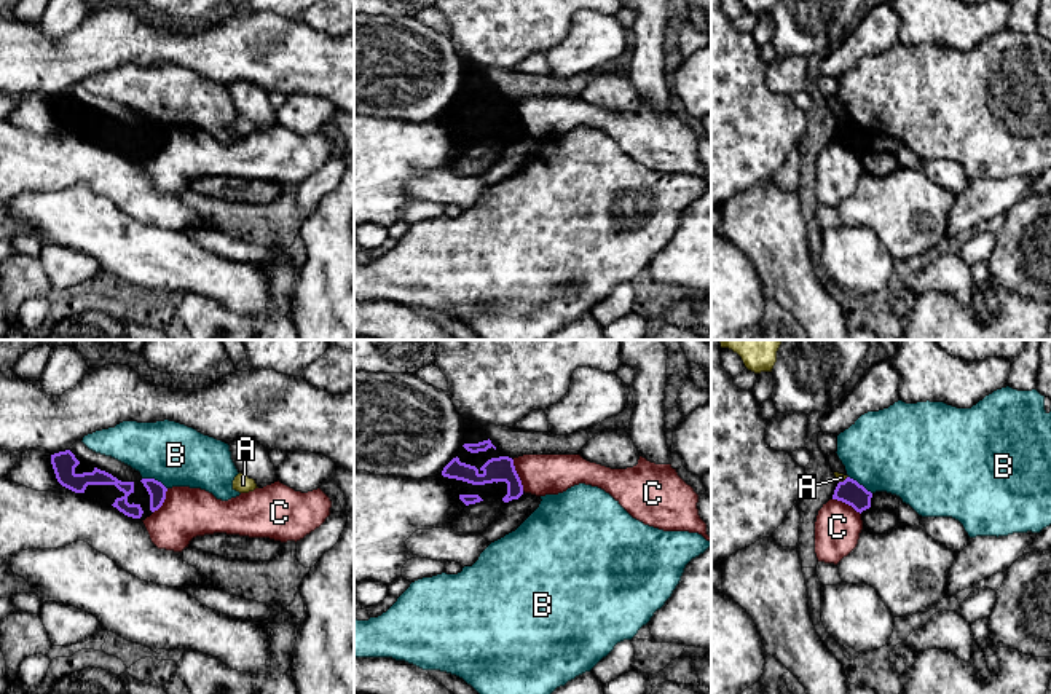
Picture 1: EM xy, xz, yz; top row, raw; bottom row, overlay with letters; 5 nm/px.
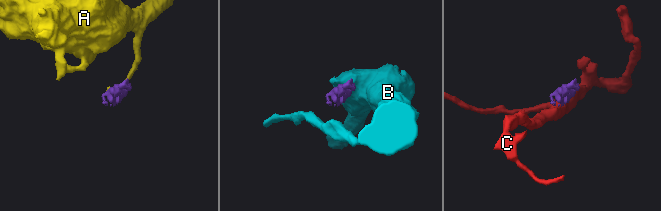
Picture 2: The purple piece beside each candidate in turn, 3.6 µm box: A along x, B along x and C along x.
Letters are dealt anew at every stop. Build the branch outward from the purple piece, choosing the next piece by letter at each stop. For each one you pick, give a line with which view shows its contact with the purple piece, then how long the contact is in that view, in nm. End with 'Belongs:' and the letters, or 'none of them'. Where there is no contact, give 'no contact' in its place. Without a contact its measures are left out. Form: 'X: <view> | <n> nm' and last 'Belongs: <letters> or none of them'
Belongs: none of them

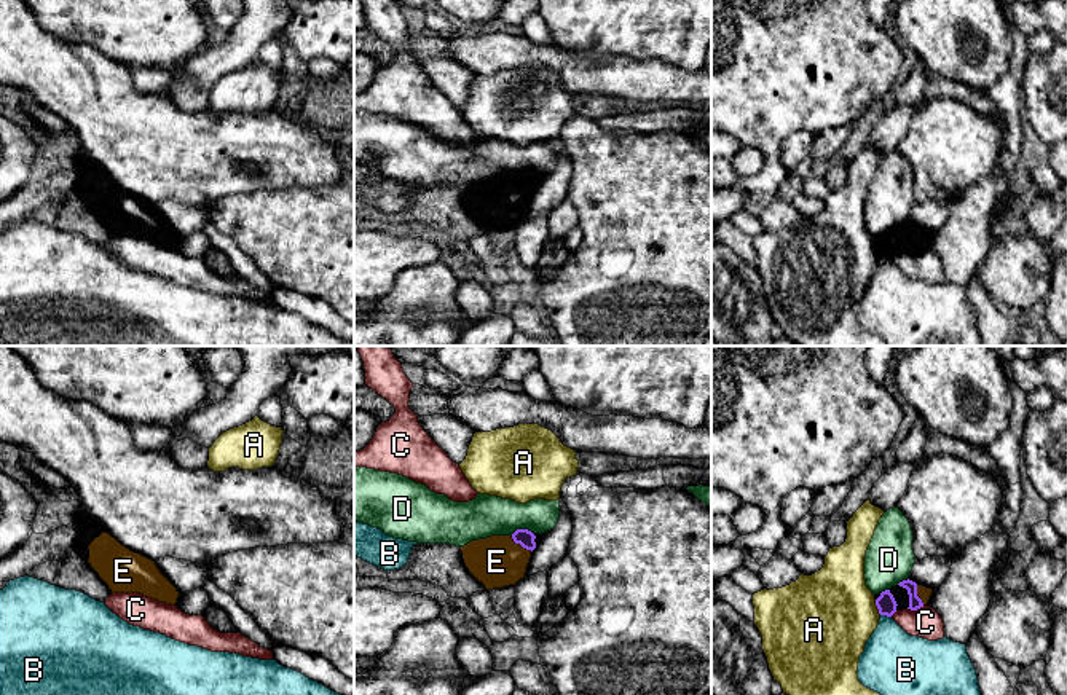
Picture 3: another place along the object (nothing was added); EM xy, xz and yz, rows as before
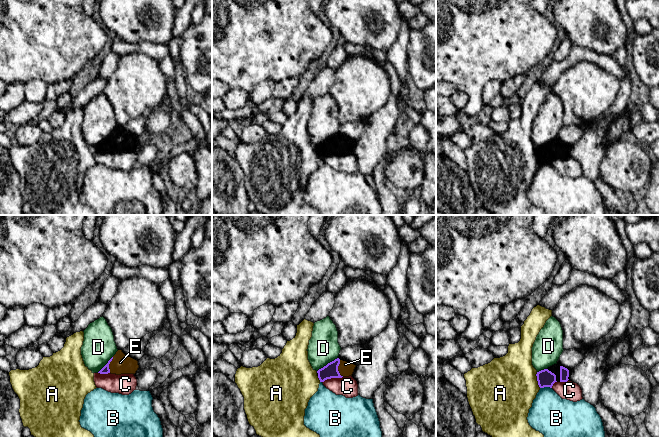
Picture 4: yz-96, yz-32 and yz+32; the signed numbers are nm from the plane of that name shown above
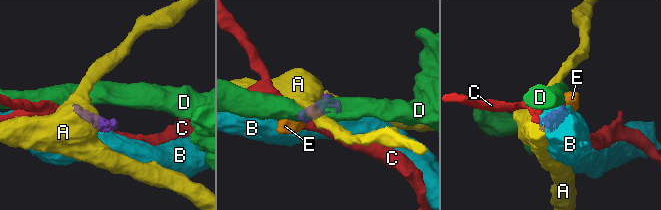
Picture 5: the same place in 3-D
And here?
E: xz | 130 nm
Belongs: E

